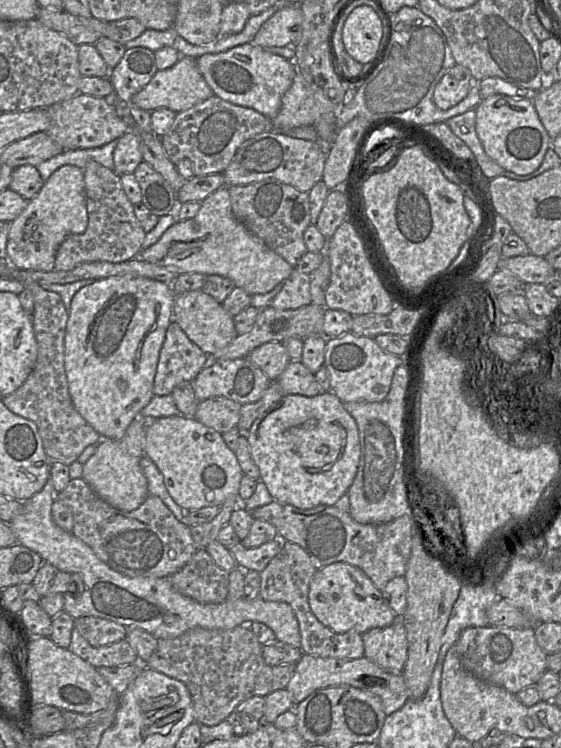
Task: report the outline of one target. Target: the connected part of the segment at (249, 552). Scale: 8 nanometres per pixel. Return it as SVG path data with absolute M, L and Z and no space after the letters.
M280 538L266 542L258 547L247 548L241 541L229 549L237 566L244 571L260 573L268 563L280 552L283 541Z

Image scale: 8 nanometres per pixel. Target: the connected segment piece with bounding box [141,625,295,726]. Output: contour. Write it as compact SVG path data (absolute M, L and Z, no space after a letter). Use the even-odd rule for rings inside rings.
M239 625L229 630L193 628L193 629L186 631L185 633L181 634L180 636L176 638L158 639L158 646L155 652L150 656L150 658L148 659L146 663L141 663L141 664L143 664L144 667L161 672L171 678L181 681L187 687L191 695L193 708L195 711L195 721L198 722L199 724L204 724L207 726L214 726L223 720L231 719L232 717L234 717L234 709L237 707L238 704L240 704L244 700L250 697L253 697L253 696L265 697L266 695L274 691L285 689L286 686L288 685L295 671L295 665L294 664L285 664L285 665L280 665L280 666L267 665L262 656L262 646L263 645L261 645L258 642L254 633L251 631L249 625Z

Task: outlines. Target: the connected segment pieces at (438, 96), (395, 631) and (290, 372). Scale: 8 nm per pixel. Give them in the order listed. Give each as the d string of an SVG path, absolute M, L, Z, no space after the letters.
M455 64L449 68L433 91L433 102L441 110L448 110L460 103L469 93L473 84L478 84L469 69Z
M402 617L387 627L362 634L364 657L392 674L401 674L407 659L408 642Z
M290 361L275 381L278 381L285 395L315 396L323 392L314 374L300 361Z

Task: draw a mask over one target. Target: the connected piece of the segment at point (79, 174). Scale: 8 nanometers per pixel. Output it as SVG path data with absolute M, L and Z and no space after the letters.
M62 166L44 182L39 193L10 223L7 260L22 270L54 271L56 252L61 243L70 235L84 233L87 226L84 172L76 166Z

